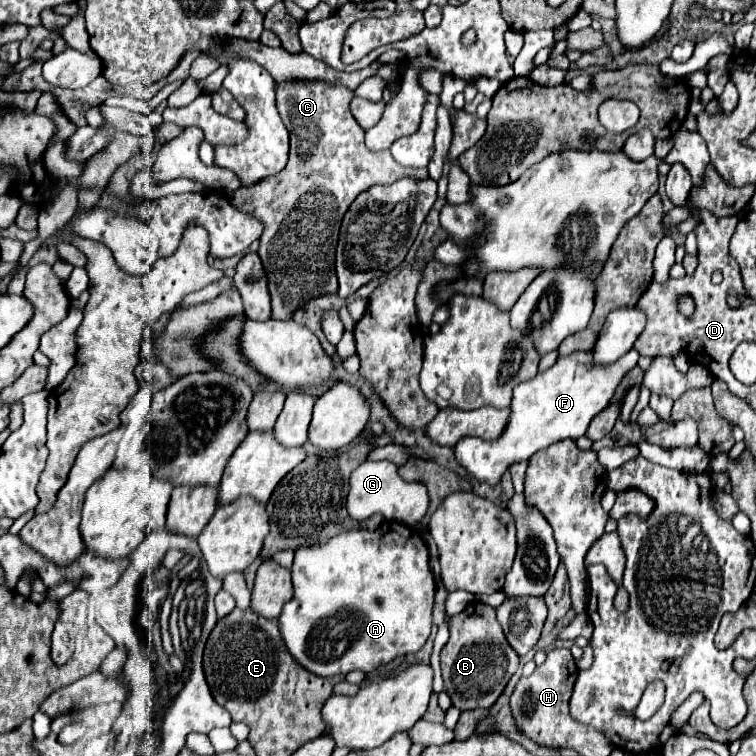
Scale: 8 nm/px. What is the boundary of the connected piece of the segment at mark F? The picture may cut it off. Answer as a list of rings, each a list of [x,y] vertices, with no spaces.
[[[629,350],[611,366],[595,368],[593,352],[573,352],[569,356],[559,356],[557,362],[543,374],[537,374],[533,380],[527,380],[513,388],[511,418],[503,436],[495,442],[483,438],[461,438],[455,446],[457,462],[467,468],[479,482],[497,484],[505,470],[513,462],[529,460],[535,452],[549,448],[561,440],[577,440],[587,432],[589,422],[609,406],[617,386],[637,366],[637,350]]]

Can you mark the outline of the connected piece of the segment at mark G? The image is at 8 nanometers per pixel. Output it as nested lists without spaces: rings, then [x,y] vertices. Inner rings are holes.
[[[363,462],[349,480],[349,496],[347,496],[347,510],[351,518],[365,520],[373,514],[383,514],[387,520],[403,522],[407,526],[415,526],[429,508],[429,494],[425,484],[419,482],[405,482],[397,474],[397,466],[391,462]]]

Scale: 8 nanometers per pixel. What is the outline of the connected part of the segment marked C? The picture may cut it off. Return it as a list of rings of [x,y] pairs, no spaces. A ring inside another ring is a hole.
[[[287,80],[277,88],[277,110],[291,134],[291,154],[285,170],[255,186],[229,194],[229,202],[253,214],[265,226],[259,256],[269,278],[273,318],[289,320],[305,302],[337,292],[335,246],[343,214],[363,190],[373,184],[393,184],[399,178],[427,178],[425,168],[399,166],[389,152],[371,152],[363,144],[363,128],[355,122],[349,104],[353,92],[321,80]],[[323,192],[333,202],[303,202],[309,194]]]

